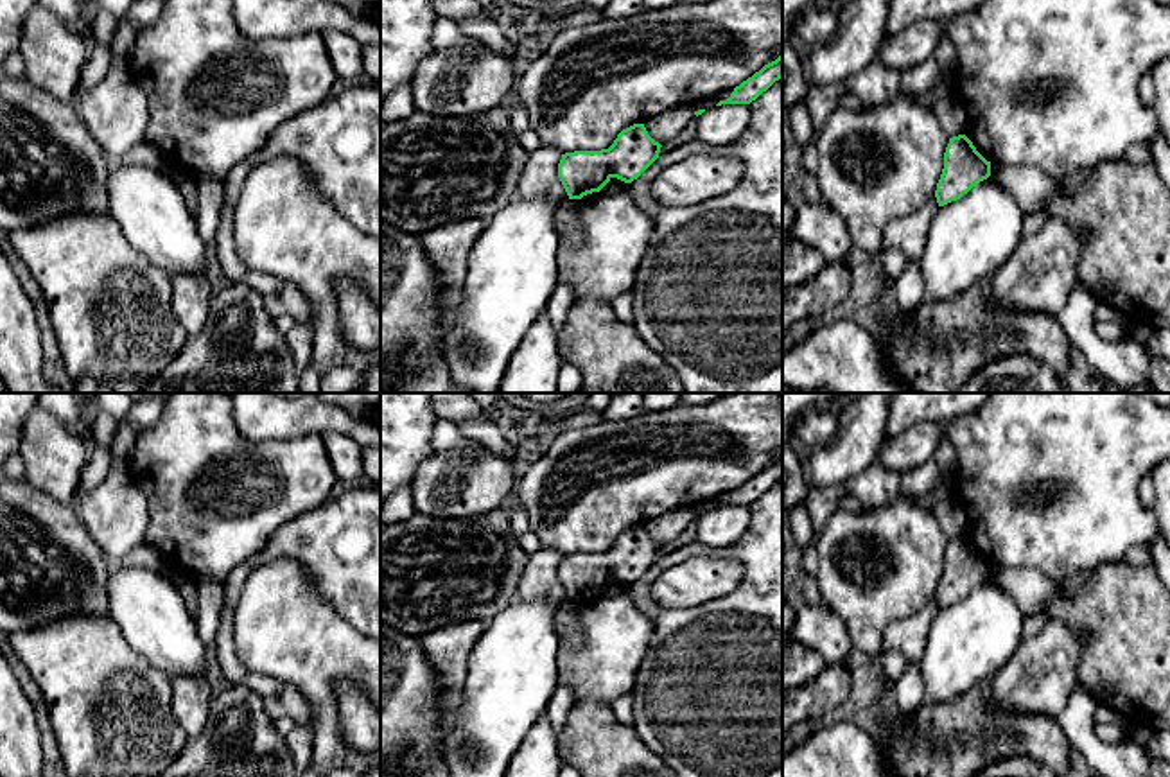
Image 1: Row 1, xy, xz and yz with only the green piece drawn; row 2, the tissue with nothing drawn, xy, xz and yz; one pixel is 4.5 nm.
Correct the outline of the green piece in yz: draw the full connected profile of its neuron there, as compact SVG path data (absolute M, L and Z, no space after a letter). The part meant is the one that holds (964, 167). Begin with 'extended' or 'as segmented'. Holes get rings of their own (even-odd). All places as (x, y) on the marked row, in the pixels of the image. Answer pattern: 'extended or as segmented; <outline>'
as segmented; M965 135L949 138L944 153L944 169L935 190L939 206L960 199L989 176L991 162L976 151Z

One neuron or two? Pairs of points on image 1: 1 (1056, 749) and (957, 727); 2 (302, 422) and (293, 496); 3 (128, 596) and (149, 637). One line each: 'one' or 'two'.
1: one
2: two
3: one

